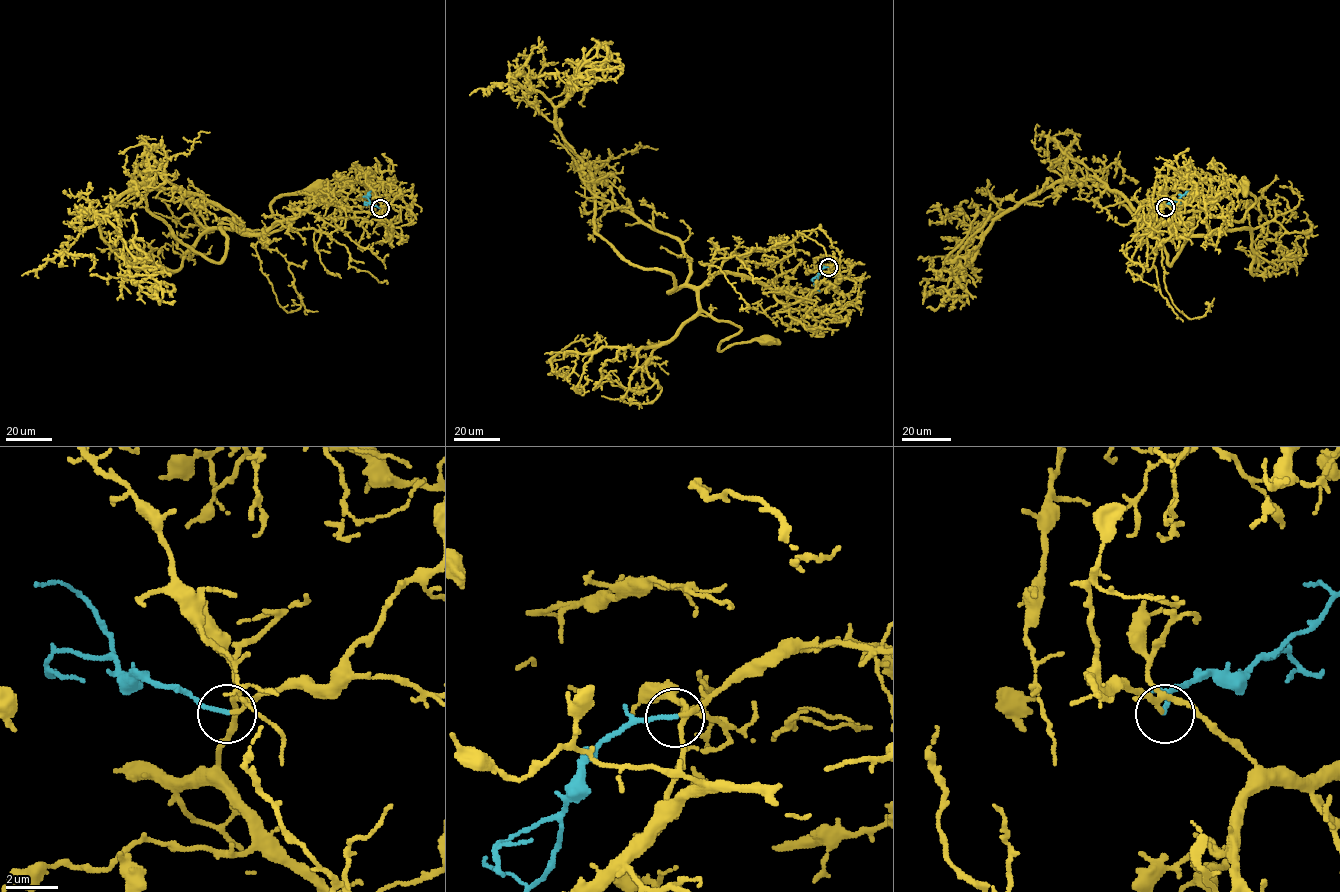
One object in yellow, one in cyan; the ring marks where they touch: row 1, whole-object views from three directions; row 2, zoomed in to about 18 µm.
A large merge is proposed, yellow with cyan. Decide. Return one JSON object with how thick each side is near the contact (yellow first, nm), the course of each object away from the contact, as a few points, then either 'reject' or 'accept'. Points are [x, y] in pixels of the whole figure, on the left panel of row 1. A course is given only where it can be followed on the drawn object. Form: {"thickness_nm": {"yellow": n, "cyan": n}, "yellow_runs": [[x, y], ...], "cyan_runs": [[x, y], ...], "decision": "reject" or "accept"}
{"thickness_nm": {"yellow": 130, "cyan": 160}, "yellow_runs": [[380, 208], [351, 211], [323, 199], [250, 234], [293, 222], [275, 217], [275, 199], [317, 188]], "cyan_runs": [[380, 208], [366, 197], [371, 190]], "decision": "accept"}

